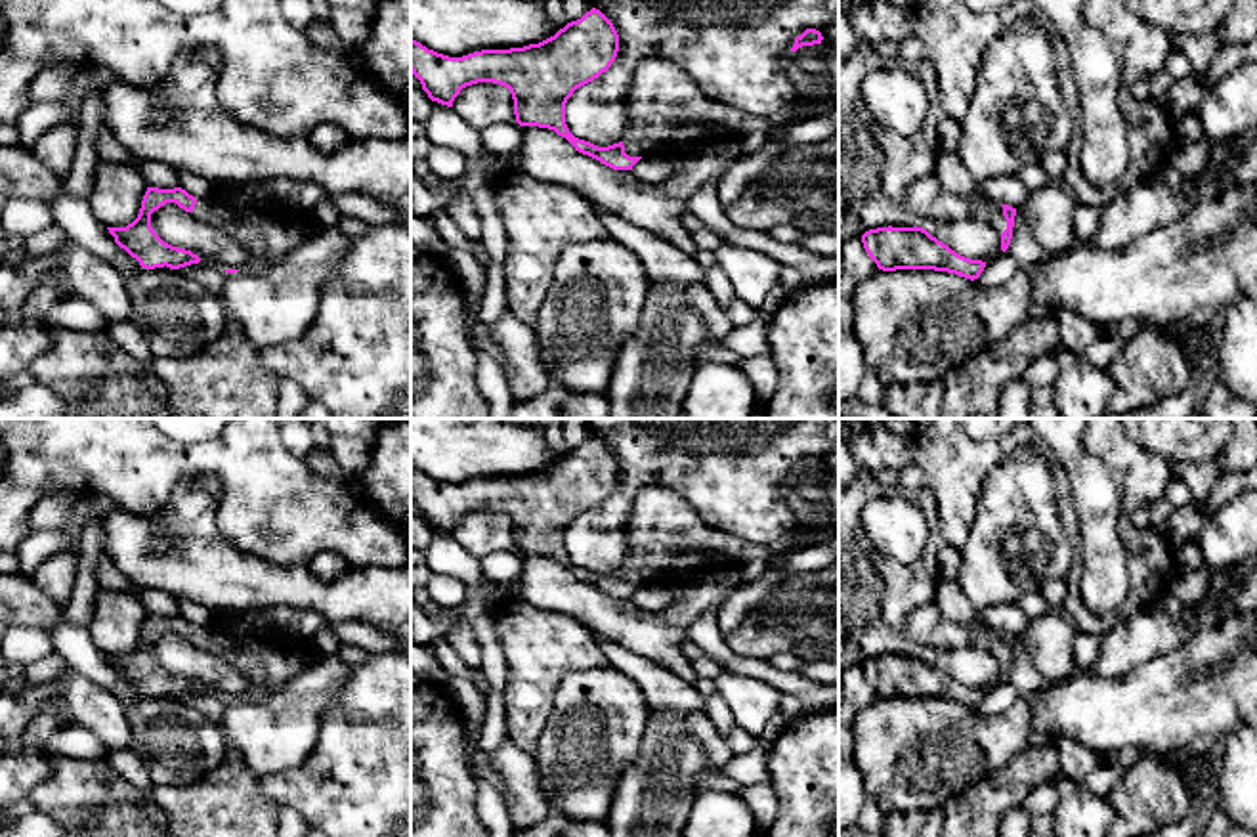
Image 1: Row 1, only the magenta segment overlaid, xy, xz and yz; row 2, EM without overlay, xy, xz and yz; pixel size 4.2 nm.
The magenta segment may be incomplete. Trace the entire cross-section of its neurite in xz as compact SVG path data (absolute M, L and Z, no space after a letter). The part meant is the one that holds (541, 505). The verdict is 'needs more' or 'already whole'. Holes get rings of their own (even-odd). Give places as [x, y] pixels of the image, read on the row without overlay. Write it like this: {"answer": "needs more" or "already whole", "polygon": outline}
{"answer": "needs more", "polygon": "M596 436L581 447L567 451L554 464L510 478L481 478L462 485L449 485L428 478L411 466L411 501L420 508L432 529L453 535L462 516L478 510L493 510L510 518L514 543L520 554L539 554L554 558L565 566L575 579L588 583L613 598L632 598L642 585L657 583L665 575L720 573L739 569L753 560L770 560L787 550L791 539L779 537L774 543L751 543L735 535L722 533L707 526L692 504L676 491L657 485L636 489L628 514L628 539L632 554L628 564L613 573L598 575L575 566L565 552L565 531L573 520L602 501L615 489L619 462L613 451Z"}

